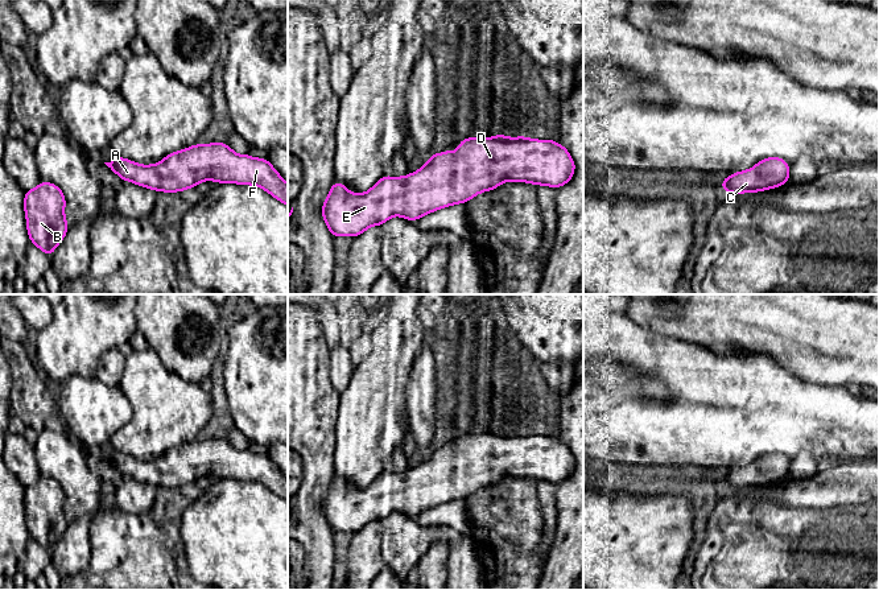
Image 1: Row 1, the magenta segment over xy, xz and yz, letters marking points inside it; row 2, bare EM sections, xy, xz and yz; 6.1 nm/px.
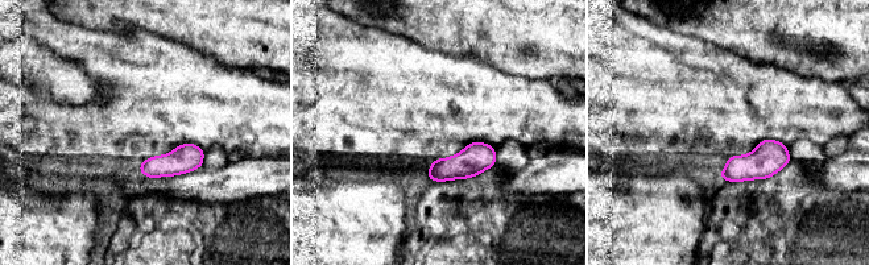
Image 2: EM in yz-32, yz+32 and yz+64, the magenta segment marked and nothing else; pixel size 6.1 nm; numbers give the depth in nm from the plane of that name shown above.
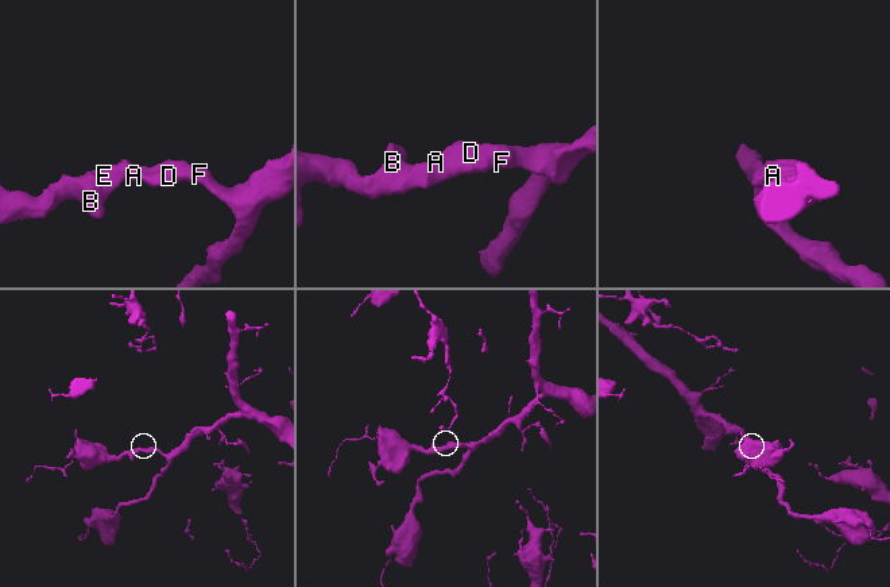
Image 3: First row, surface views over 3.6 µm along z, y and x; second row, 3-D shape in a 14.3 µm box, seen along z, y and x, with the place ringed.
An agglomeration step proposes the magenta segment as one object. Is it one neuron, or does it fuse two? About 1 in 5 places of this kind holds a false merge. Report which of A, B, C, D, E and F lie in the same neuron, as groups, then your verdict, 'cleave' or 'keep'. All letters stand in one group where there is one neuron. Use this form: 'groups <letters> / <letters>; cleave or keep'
groups A B C D E F; keep

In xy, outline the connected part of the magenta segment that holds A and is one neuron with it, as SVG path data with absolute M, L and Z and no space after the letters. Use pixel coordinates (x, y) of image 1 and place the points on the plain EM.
M223 438L195 440L154 461L140 461L119 451L104 459L123 476L154 487L177 488L211 475L259 482L288 502L288 479L267 454L236 450Z

